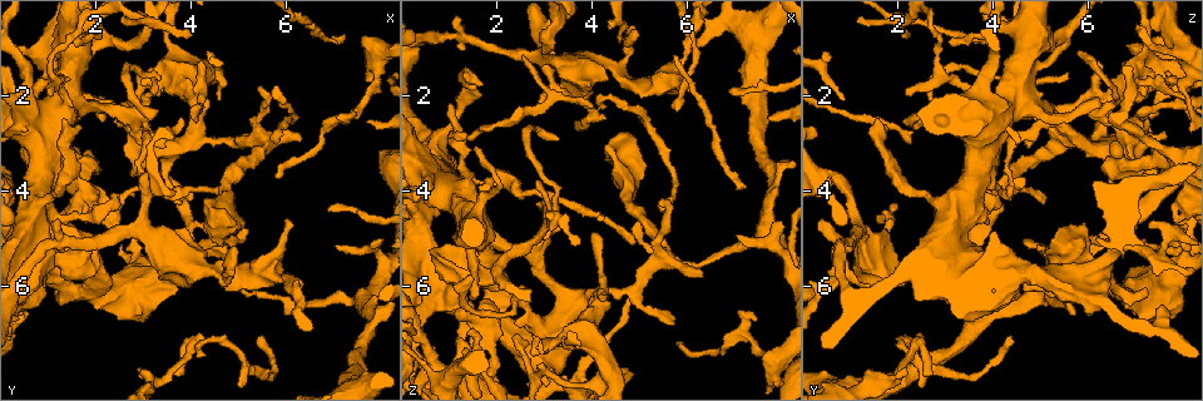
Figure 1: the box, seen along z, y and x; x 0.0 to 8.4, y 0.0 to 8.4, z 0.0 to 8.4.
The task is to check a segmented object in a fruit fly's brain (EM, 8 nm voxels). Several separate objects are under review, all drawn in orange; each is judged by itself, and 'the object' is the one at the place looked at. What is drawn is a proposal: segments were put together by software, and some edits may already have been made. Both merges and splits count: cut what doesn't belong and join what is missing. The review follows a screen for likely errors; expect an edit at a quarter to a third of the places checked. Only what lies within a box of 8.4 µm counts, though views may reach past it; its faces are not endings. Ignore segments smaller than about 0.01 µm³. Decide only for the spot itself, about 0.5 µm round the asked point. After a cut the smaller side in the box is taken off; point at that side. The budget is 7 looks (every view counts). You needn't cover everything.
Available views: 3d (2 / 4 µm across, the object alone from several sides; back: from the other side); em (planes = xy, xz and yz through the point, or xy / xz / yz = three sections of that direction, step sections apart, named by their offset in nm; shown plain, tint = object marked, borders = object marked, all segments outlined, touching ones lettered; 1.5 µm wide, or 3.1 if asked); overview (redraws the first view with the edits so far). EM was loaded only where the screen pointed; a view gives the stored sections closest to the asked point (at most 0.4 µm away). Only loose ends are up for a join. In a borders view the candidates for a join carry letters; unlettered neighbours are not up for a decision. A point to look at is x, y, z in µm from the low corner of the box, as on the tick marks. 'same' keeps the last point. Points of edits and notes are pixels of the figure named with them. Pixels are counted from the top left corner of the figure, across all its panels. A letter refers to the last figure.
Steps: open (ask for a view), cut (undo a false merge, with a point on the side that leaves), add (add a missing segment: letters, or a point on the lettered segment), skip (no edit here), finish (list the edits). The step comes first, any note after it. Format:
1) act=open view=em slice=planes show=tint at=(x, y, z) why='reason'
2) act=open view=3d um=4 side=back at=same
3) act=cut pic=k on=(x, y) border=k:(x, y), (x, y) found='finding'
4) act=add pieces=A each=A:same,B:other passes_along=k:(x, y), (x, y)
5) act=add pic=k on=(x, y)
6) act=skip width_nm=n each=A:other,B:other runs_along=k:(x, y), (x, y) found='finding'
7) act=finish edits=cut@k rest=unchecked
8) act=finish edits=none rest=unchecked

act=open view=em slice=planes show=tint at=(7.05, 5.10, 4.95) why='free end'

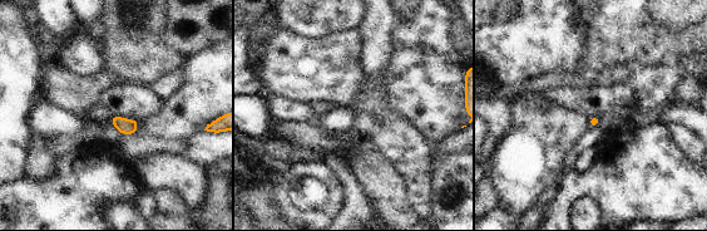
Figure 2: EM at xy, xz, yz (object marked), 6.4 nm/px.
act=open view=em slice=planes show=borders at=same why='what lies round it'

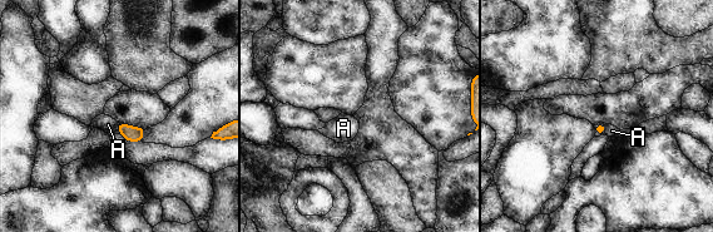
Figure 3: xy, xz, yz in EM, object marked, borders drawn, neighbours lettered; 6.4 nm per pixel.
act=skip each=A:other border=3:(604, 124), (605, 133) found='none of them fits'

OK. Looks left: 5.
act=open view=3d um=4 at=(4.75, 4.40, 2.90) why='an open end'

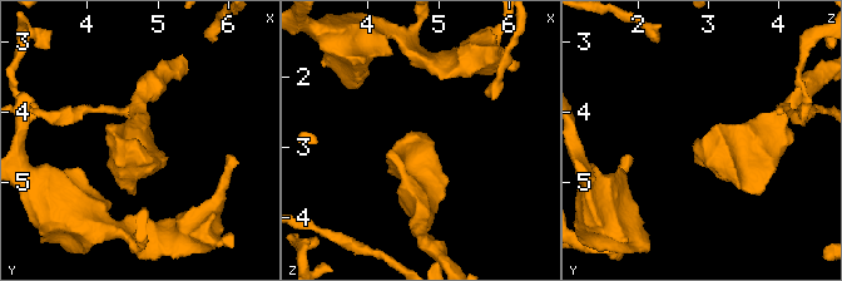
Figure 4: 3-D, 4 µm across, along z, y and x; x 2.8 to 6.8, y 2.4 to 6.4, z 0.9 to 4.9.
act=open view=em slice=planes show=borders at=(4.70, 4.40, 2.85) why='shape alone is not enough'

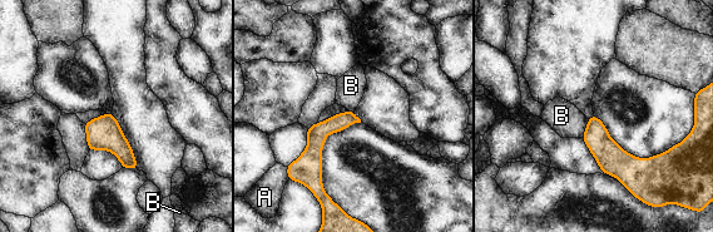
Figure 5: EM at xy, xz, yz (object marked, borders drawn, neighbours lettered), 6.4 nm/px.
act=skip each=A:other,B:other runs_along=5:(351, 114), (316, 139), (315, 182) found='none of them fits'

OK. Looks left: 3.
act=open view=3d um=2 at=(4.05, 0.75, 2.25) why='tapers out'

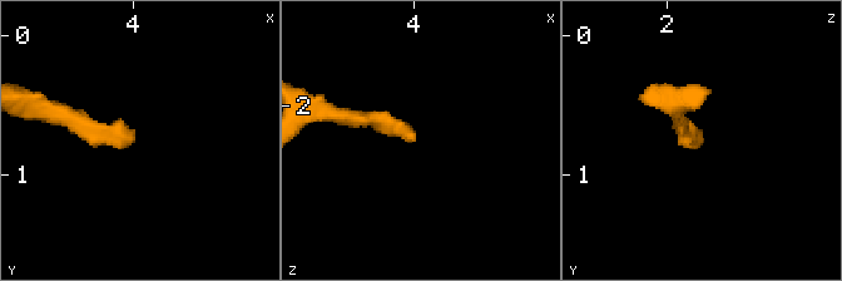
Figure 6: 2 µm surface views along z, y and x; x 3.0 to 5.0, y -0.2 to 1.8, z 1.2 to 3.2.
act=open view=em slice=xy step=8 show=tint at=(4.00, 0.74, 2.22)

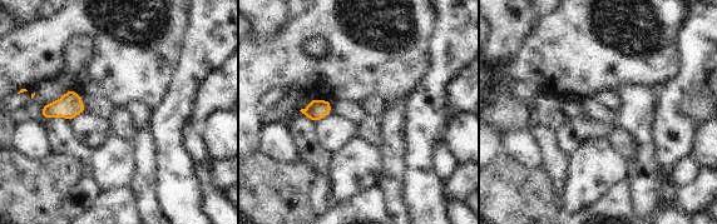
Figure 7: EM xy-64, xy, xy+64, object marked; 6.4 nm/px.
act=open view=em slice=planes show=borders at=same

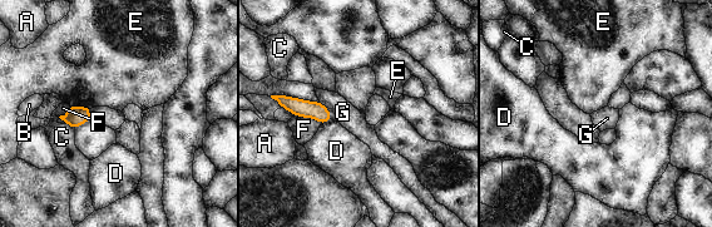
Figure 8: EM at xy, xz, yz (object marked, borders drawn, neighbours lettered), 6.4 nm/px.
act=skip width_nm=120 each=A:other,B:other,C:other,D:other,E:other,F:other,G:other runs_along=8:(278, 98), (327, 117) found='no lettered segment goes on from it'

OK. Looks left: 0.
act=finish edits=none rest=unchecked

